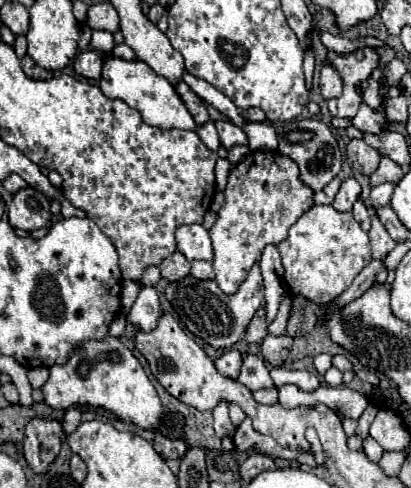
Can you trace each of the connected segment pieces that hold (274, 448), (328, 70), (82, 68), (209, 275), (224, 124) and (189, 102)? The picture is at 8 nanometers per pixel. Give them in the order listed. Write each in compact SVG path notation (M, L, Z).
M248 417L242 421L242 425L236 427L236 433L234 433L232 441L234 441L234 445L236 445L236 449L240 453L252 451L252 453L272 455L272 457L290 459L290 461L298 461L298 463L306 463L310 467L316 467L316 461L314 461L314 457L308 451L292 451L292 449L280 447L272 437L256 433L252 429L252 421Z
M324 65L322 71L320 71L320 91L322 91L322 97L326 101L334 99L334 97L340 97L342 85L344 83L342 83L340 75L330 65Z
M88 49L88 51L82 51L76 61L74 61L74 71L86 79L100 79L100 71L102 71L102 57Z
M192 261L192 277L196 279L214 279L212 263L210 261Z
M220 121L220 123L216 123L216 129L218 129L220 141L226 149L232 149L236 145L248 145L248 135L244 133L242 127L238 127L230 121Z
M184 81L176 85L176 93L182 97L182 101L186 103L190 115L196 119L198 125L202 125L202 123L208 121L208 111L206 111L204 101L202 101L202 99L200 99L200 97L198 97L198 95L196 95Z

